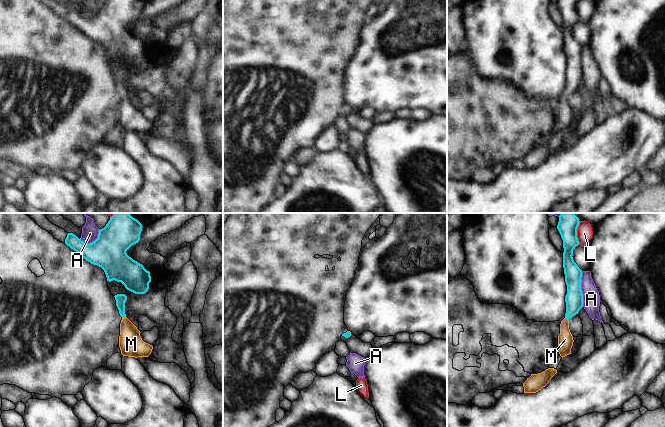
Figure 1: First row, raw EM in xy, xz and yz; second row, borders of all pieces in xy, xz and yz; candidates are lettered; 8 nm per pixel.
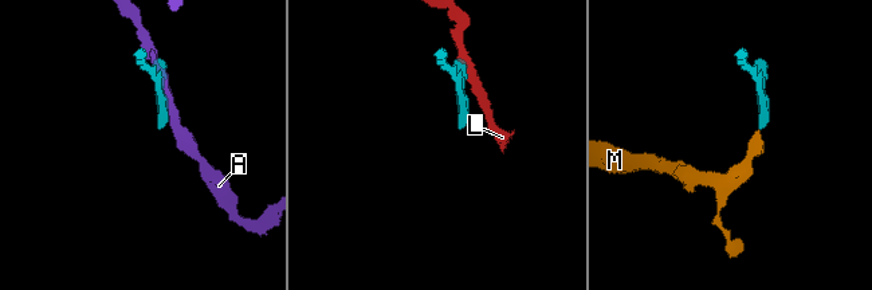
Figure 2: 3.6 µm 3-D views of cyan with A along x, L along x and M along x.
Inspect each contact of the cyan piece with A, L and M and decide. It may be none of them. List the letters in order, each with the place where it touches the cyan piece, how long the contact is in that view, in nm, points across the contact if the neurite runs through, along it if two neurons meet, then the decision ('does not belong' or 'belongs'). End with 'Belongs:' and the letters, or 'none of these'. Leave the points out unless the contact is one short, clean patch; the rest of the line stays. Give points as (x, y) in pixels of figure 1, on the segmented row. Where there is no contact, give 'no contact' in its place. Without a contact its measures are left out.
A: yz (580, 289) | 280 nm | does not belong
L: yz (576, 233) | 190 nm | along yz (580, 221), (577, 227), (578, 244) | does not belong
M: xy (124, 317) | 40 nm | across xy (120, 299), (121, 311), (124, 317), (131, 344) | belongs
Belongs: M

